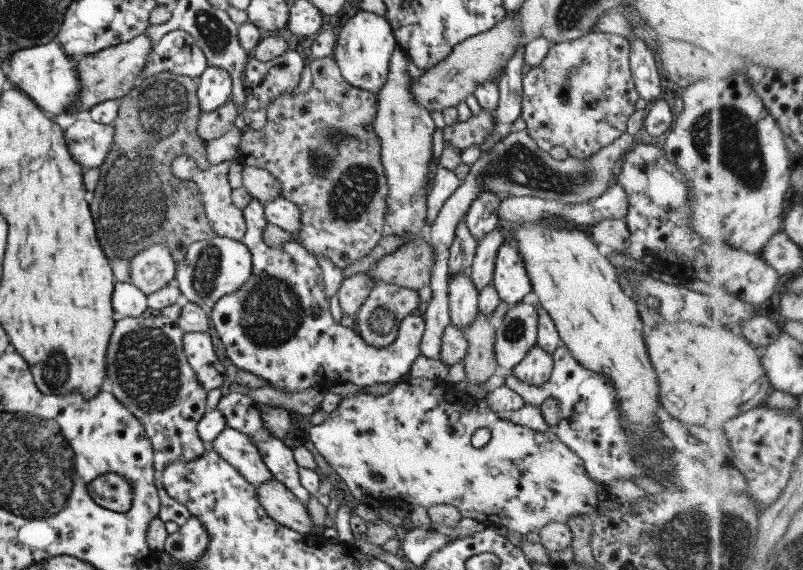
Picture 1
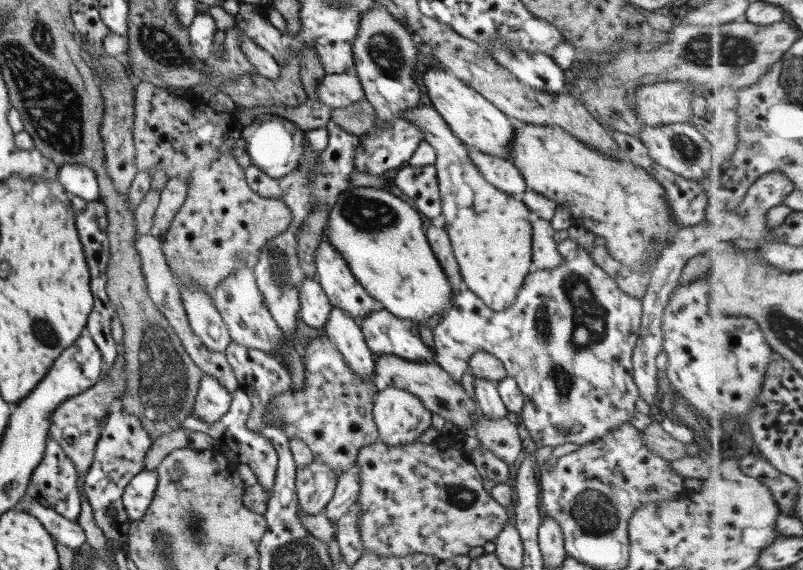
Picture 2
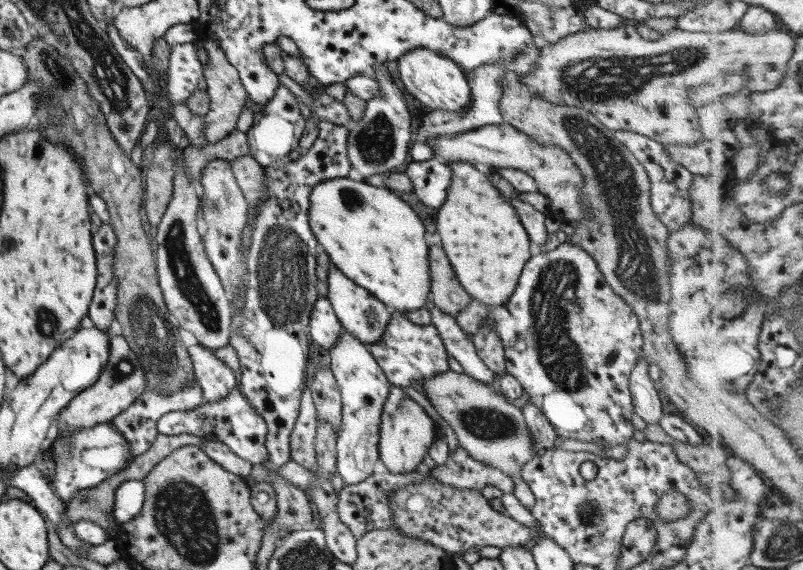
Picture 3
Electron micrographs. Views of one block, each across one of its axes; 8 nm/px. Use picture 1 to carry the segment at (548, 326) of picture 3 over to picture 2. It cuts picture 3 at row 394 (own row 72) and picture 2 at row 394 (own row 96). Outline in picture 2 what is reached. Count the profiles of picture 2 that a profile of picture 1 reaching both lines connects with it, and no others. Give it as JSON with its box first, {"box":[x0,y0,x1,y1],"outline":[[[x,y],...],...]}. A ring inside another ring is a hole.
{"box":[431,238,640,447],"outline":[[[566,238],[556,244],[556,248],[561,263],[553,269],[529,272],[511,307],[495,312],[484,306],[475,294],[465,290],[455,294],[452,306],[431,330],[435,363],[459,385],[461,374],[468,369],[469,357],[475,351],[483,350],[500,360],[506,376],[515,380],[522,394],[522,422],[539,447],[554,447],[565,442],[582,445],[601,438],[608,430],[629,421],[638,396],[630,356],[640,327],[640,300],[619,290],[616,282],[593,263],[577,242]],[[575,328],[585,328],[589,332],[589,342],[585,344],[589,350],[573,344]]]}

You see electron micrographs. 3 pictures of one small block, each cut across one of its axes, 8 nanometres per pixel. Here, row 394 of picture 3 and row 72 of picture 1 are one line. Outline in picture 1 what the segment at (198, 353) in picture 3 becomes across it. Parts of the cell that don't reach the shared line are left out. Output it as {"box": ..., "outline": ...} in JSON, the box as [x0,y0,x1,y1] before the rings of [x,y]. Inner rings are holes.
{"box":[196,66,231,113],"outline":[[[205,66],[199,74],[196,87],[198,107],[208,113],[230,100],[231,81],[229,75],[220,68]]]}

